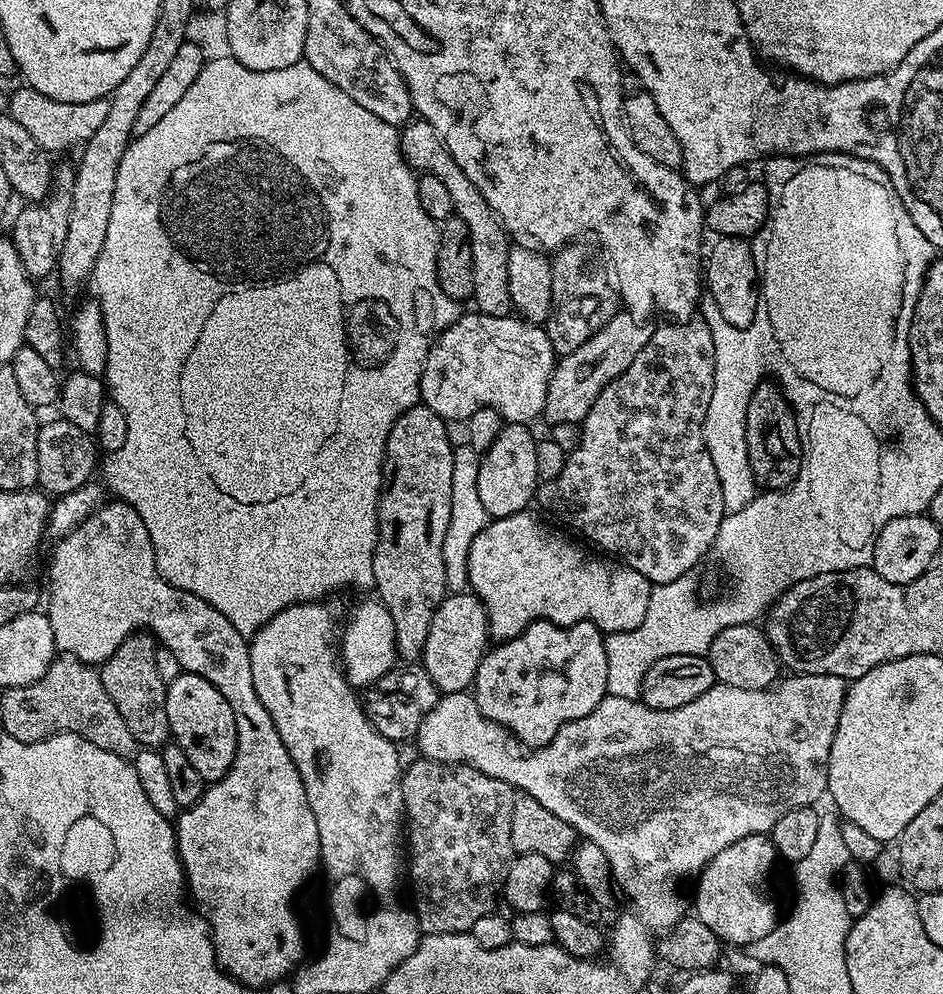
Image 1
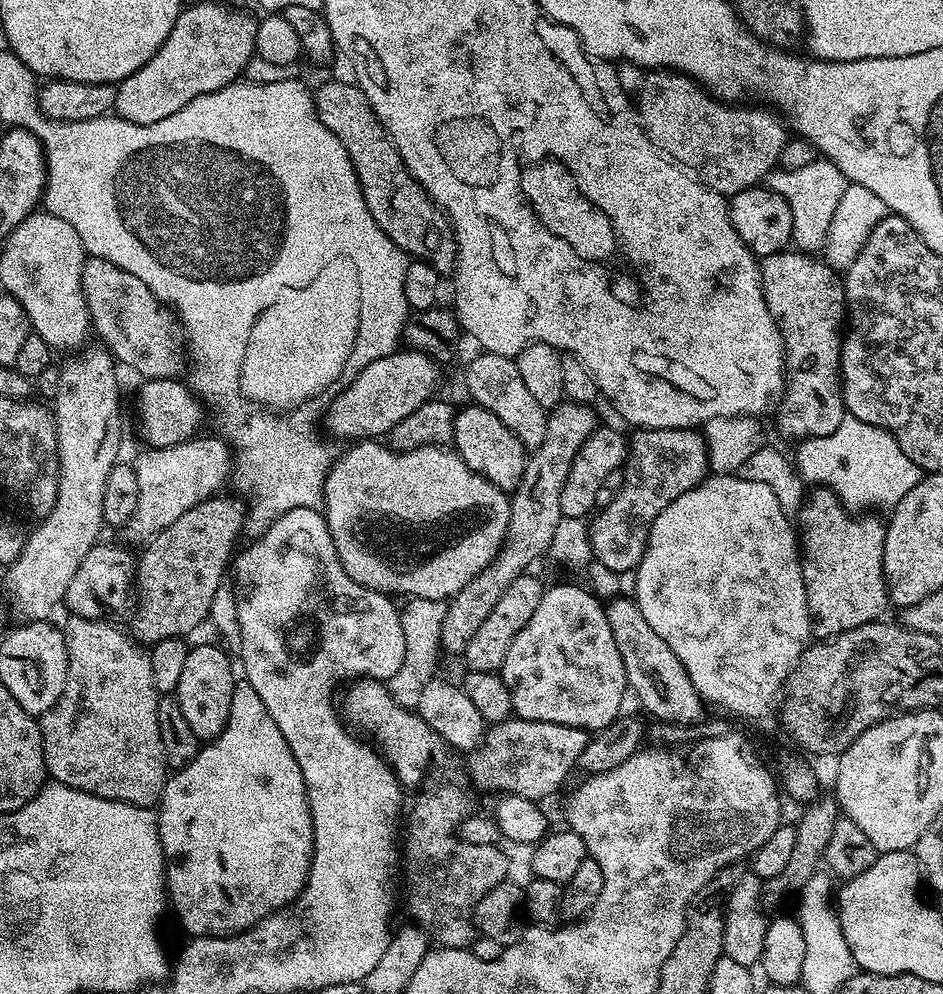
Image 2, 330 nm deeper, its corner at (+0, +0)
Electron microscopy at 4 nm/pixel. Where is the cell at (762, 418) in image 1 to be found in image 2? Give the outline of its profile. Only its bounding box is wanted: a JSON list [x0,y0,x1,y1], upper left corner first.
[759,250,846,442]

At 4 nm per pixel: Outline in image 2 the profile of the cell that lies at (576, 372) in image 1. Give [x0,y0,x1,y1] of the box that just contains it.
[441,402,598,653]

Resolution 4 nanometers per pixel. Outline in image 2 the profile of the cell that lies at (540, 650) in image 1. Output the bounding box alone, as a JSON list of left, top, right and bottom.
[498,584,628,730]

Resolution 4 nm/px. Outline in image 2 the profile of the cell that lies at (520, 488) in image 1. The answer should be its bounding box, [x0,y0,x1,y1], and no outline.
[452,402,526,493]

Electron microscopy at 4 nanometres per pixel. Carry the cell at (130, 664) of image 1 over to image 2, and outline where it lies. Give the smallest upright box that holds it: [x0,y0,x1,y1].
[130,494,246,646]

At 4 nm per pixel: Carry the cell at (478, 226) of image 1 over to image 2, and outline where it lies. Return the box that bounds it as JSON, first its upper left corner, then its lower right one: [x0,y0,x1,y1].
[314,80,456,277]

